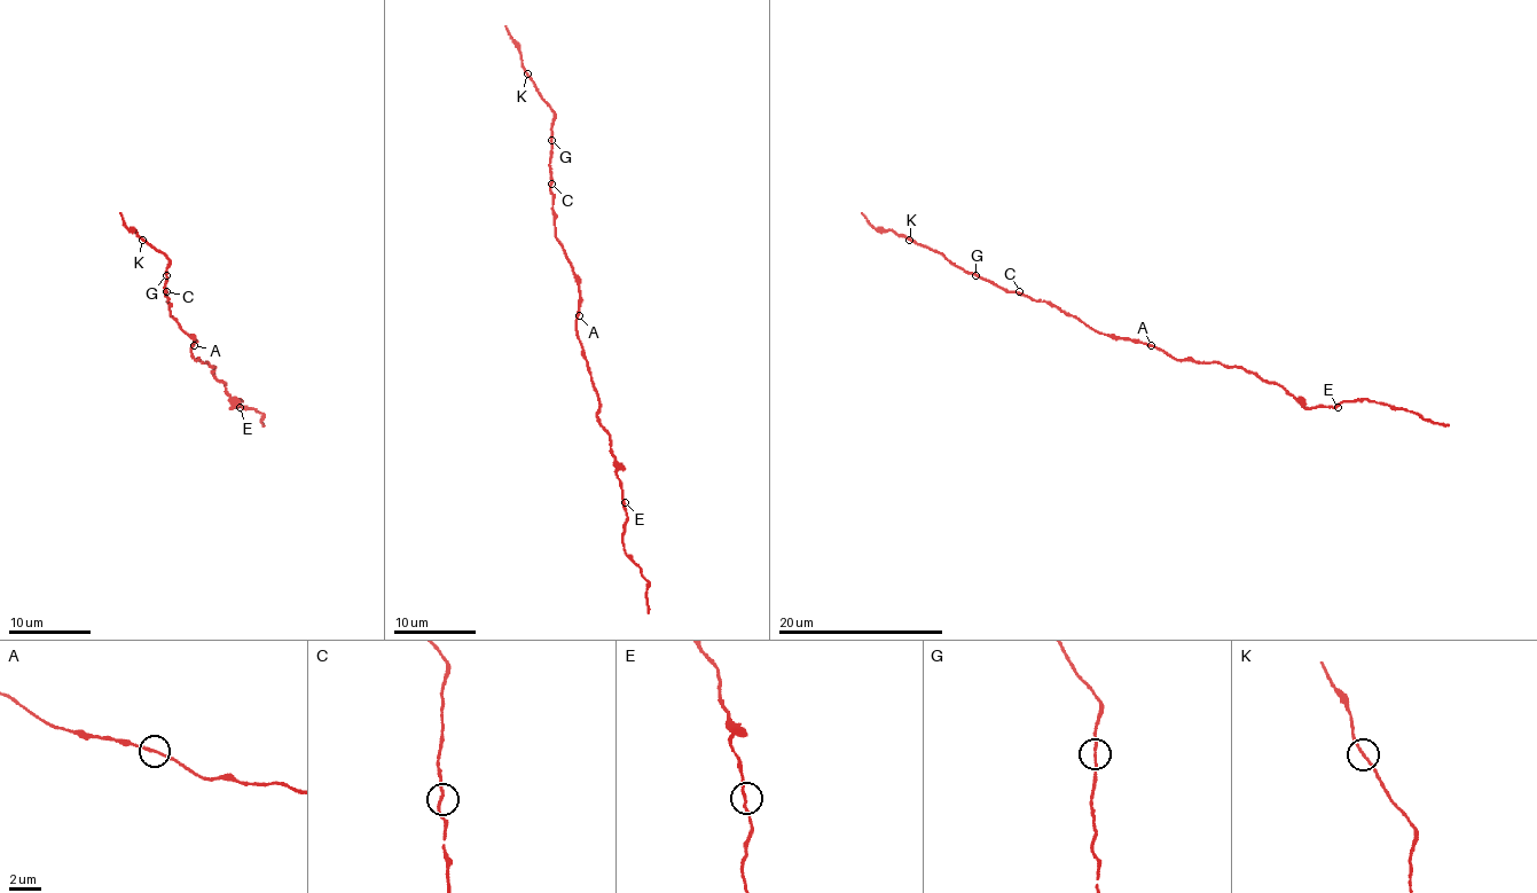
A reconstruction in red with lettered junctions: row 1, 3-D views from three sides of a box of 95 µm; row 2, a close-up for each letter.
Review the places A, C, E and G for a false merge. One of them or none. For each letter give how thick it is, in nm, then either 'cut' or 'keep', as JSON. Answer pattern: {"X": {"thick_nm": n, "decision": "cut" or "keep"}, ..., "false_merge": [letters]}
{"A": {"thick_nm": 160, "decision": "keep"}, "C": {"thick_nm": 160, "decision": "keep"}, "E": {"thick_nm": 160, "decision": "keep"}, "G": {"thick_nm": 160, "decision": "keep"}, "false_merge": []}

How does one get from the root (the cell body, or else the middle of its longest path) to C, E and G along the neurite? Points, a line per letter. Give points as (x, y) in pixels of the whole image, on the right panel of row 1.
C: (1150, 345), (1097, 333), (1055, 306), (1035, 302), (1019, 291)
E: (1150, 345), (1178, 360), (1244, 368), (1269, 382), (1281, 384), (1307, 407), (1338, 407)
G: (1150, 345), (1097, 333), (1045, 302), (1004, 291), (975, 275)

